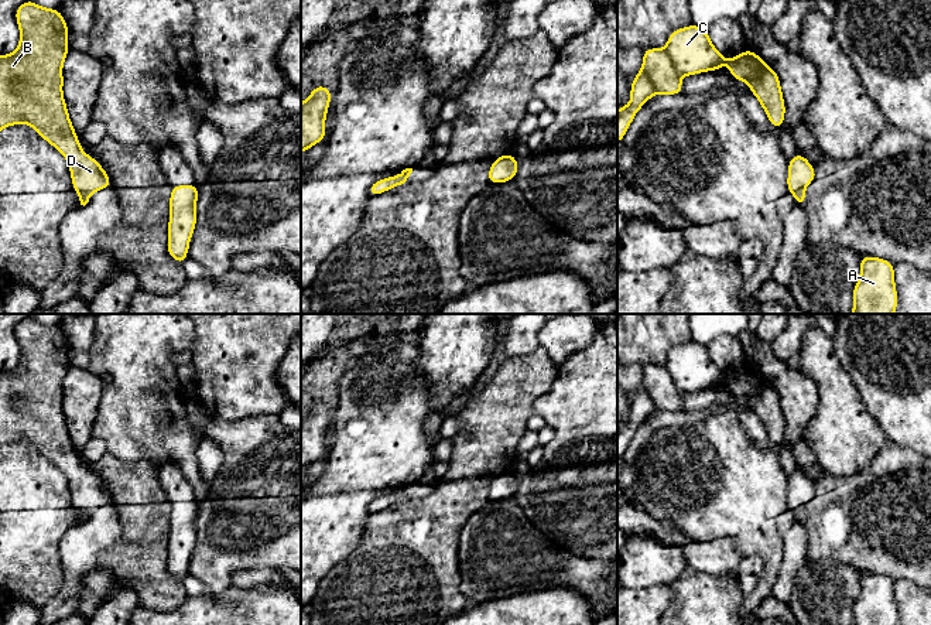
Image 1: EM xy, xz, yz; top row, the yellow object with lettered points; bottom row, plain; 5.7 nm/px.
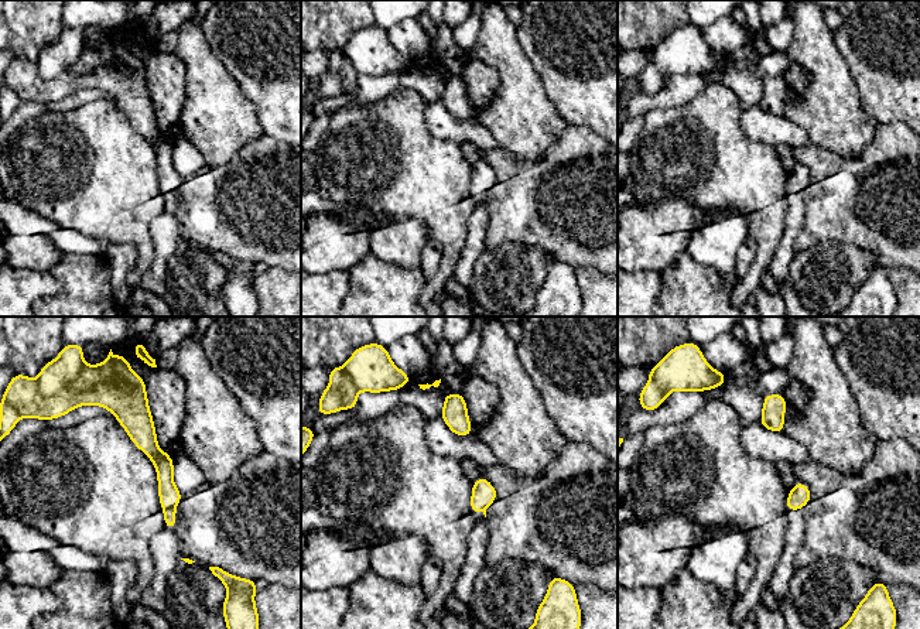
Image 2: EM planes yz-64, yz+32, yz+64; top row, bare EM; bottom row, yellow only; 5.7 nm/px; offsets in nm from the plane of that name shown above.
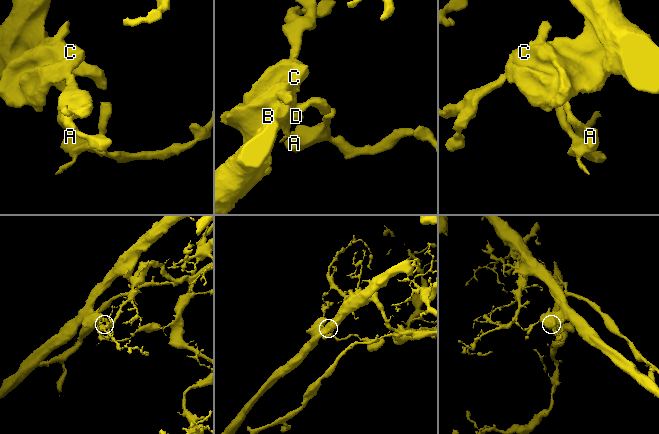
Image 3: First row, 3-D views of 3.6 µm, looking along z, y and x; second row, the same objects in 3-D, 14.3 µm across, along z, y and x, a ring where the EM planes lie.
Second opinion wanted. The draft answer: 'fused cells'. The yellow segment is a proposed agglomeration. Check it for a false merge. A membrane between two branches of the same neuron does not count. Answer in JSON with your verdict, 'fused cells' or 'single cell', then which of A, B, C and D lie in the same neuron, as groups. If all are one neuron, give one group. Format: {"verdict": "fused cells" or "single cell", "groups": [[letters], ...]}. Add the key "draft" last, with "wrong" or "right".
{"verdict": "fused cells", "groups": [["A", "C"], ["B", "D"]], "draft": "right"}

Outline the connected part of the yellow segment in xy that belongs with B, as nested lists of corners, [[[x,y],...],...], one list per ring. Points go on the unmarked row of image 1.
[[[28,317],[16,325],[20,361],[8,372],[0,372],[0,447],[20,440],[31,443],[68,478],[75,508],[93,510],[110,505],[112,496],[92,472],[83,469],[64,416],[62,382],[69,369],[69,345],[58,325],[44,325]]]

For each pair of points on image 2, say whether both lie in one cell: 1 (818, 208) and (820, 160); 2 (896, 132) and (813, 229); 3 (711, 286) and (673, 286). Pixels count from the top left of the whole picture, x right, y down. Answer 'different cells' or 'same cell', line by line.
1: same cell
2: same cell
3: same cell

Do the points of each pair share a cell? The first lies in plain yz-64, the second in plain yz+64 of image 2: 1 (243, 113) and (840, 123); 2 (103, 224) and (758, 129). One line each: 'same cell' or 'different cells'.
1: same cell
2: different cells

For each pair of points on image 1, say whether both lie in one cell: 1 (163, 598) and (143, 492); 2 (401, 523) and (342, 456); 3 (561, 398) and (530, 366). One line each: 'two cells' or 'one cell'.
1: one cell
2: two cells
3: two cells

